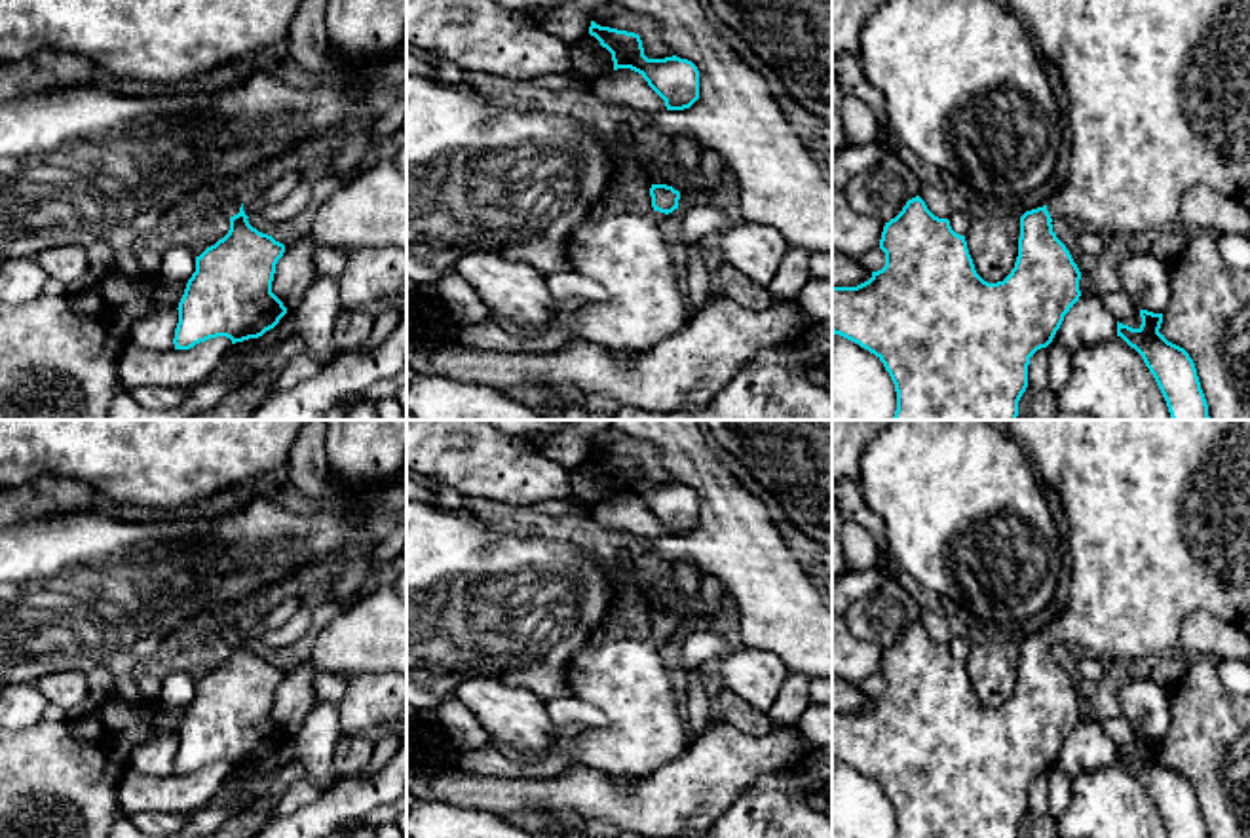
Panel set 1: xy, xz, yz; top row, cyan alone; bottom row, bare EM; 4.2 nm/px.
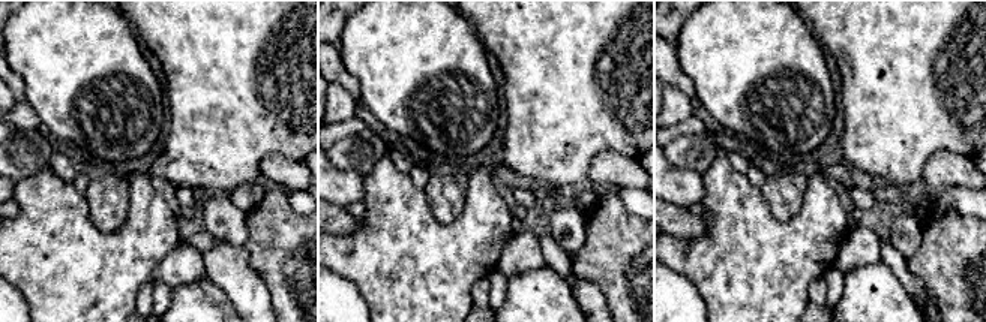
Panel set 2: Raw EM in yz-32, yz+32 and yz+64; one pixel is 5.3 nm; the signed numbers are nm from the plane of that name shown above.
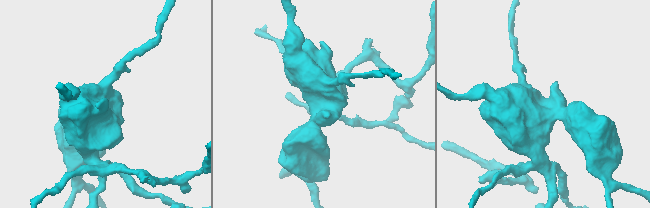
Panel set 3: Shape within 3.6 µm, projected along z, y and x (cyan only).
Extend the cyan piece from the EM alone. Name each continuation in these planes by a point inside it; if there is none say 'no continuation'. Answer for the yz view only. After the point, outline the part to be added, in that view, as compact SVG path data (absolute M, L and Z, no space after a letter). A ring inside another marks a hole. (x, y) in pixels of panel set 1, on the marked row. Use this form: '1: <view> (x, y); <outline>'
1: yz (1157, 90); M1007 0L1035 48L1060 72L1068 91L1066 114L1071 125L1071 160L1060 192L1047 203L1051 219L1073 217L1094 232L1113 236L1178 226L1187 190L1208 186L1241 198L1250 186L1250 0Z

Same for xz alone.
1: xz (625, 255); M665 213L614 215L583 220L568 238L572 270L597 281L608 295L604 302L583 304L570 319L568 333L612 350L648 350L680 333L703 308L678 289L676 266L661 238Z

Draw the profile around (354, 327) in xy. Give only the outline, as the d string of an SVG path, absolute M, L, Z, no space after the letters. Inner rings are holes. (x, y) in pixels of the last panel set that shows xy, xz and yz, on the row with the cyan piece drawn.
M344 310L334 327L334 344L340 352L353 352L369 340L372 329L372 310Z

